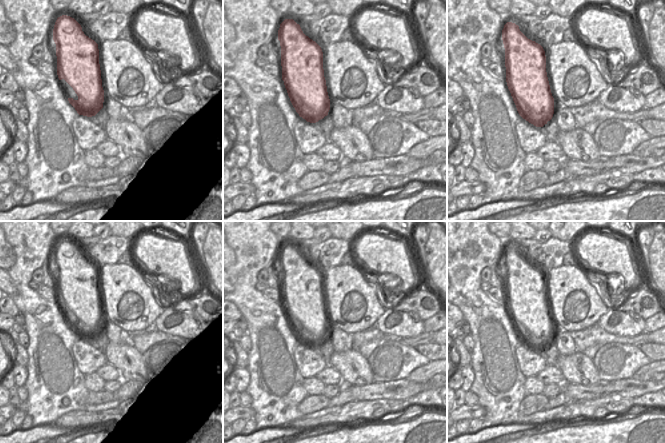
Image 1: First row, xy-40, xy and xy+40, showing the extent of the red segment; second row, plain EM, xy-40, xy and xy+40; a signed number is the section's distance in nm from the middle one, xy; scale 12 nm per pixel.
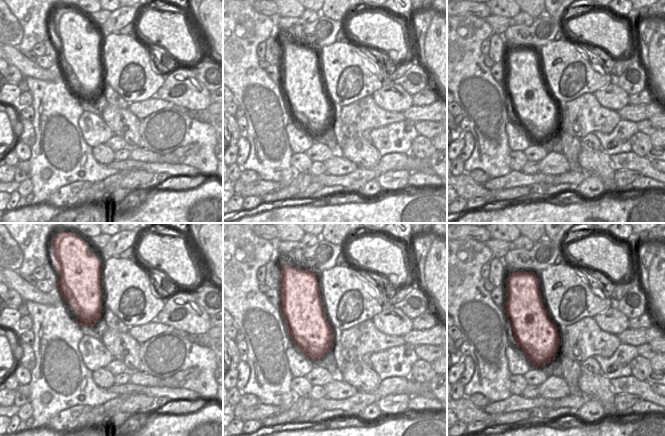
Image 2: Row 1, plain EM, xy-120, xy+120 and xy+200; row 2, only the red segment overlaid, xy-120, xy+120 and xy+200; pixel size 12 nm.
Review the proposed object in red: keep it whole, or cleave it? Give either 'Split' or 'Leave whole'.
Split

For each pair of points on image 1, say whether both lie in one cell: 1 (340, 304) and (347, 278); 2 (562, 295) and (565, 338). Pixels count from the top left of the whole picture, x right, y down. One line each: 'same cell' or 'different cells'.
1: same cell
2: different cells

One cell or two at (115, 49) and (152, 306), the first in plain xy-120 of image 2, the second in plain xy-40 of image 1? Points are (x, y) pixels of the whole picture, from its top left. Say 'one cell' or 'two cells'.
two cells

